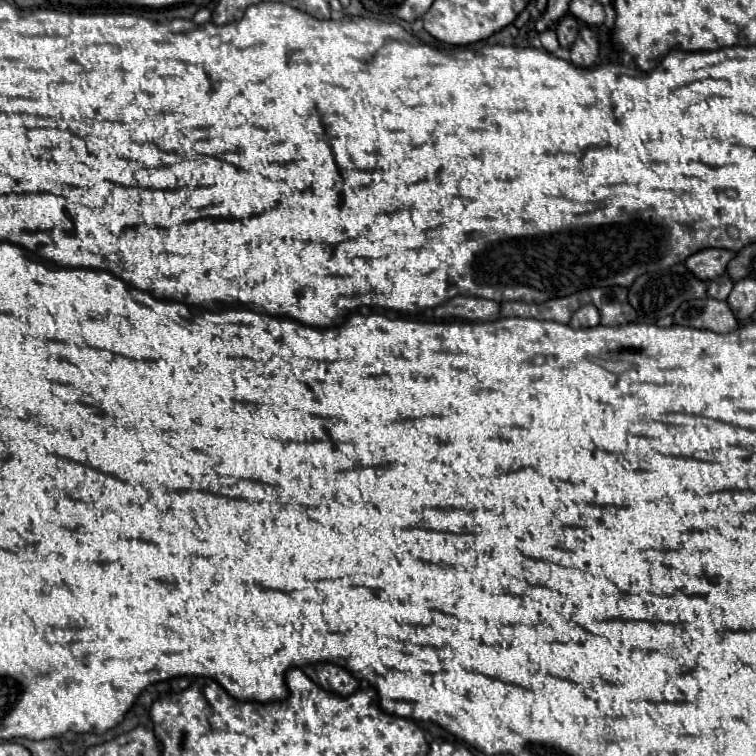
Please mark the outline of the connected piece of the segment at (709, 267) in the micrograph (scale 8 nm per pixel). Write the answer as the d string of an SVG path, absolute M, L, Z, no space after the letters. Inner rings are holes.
M702 249L686 259L686 267L702 281L716 279L726 273L728 259L732 259L736 253L728 249ZM730 253L730 257L728 257Z

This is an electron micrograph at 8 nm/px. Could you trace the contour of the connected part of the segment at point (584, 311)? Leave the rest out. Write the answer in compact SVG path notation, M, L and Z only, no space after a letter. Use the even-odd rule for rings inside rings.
M584 305L572 315L572 321L569 324L578 329L578 327L594 327L598 323L600 323L598 309L594 305Z

